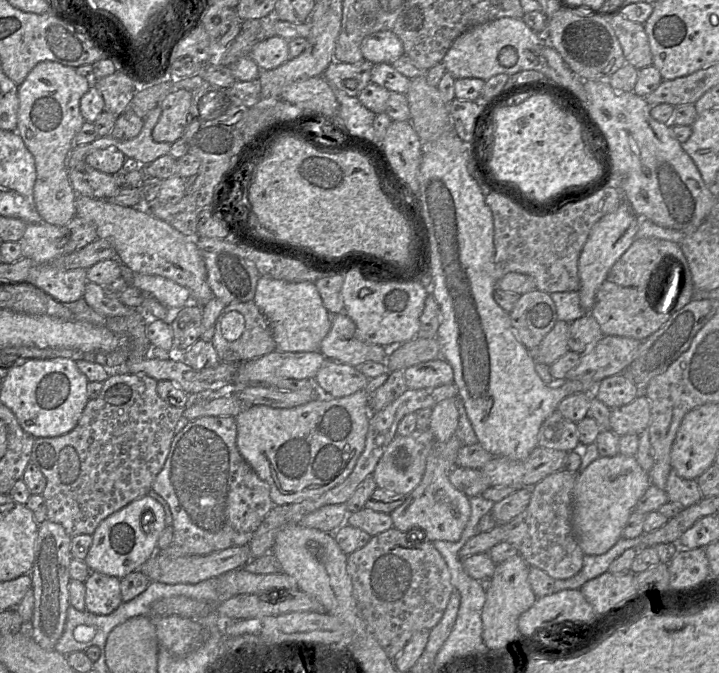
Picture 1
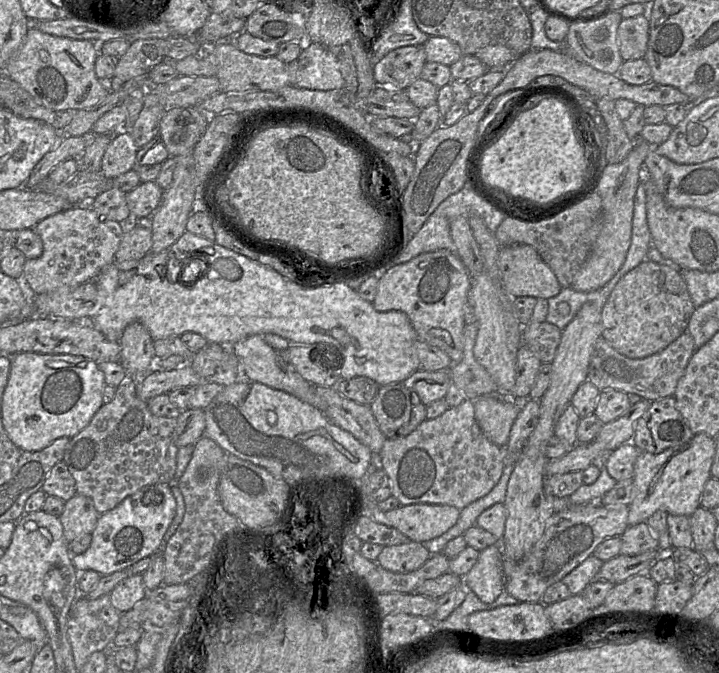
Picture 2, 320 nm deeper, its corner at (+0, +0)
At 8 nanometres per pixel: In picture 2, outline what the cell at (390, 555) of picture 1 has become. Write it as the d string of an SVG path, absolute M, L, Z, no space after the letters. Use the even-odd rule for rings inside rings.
M410 541L400 545L384 546L376 563L391 572L408 573L420 568L430 555L420 542Z

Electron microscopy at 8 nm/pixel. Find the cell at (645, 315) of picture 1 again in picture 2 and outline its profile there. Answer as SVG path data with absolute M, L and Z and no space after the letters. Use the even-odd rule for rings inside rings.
M645 259L616 284L601 311L602 336L618 353L633 359L655 354L681 334L695 306L680 269L674 264L660 264Z

